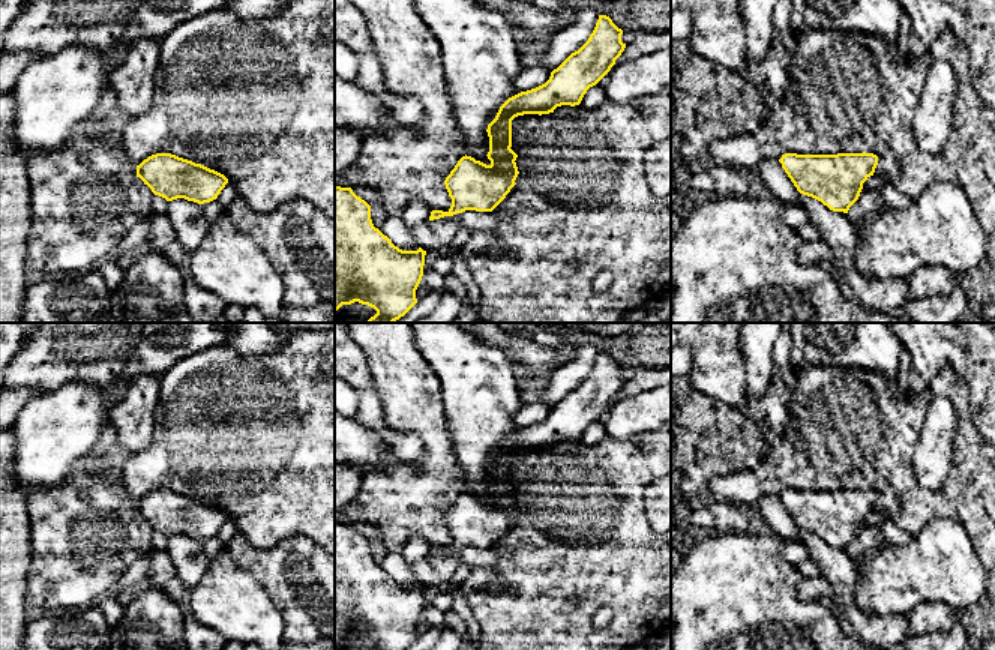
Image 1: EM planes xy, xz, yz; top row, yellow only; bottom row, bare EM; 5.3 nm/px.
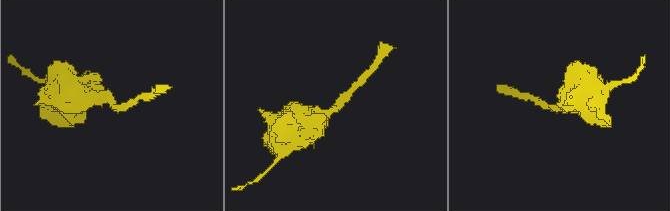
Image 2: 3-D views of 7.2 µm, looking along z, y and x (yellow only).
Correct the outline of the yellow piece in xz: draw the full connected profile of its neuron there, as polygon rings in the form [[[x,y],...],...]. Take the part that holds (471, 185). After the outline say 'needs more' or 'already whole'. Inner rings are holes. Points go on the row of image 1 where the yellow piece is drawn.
[[[599,15],[588,41],[554,69],[545,84],[509,98],[486,129],[491,164],[462,156],[444,180],[450,209],[432,210],[429,221],[465,210],[492,212],[516,185],[519,174],[518,155],[510,149],[512,120],[524,114],[549,114],[561,105],[579,105],[587,90],[611,71],[624,51],[621,35],[623,30],[609,17]]]; already whole

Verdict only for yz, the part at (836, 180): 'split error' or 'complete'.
complete

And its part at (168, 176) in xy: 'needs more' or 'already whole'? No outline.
already whole

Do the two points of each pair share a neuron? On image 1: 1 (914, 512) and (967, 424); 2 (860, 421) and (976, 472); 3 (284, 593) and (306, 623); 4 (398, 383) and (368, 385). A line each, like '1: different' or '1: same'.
1: same
2: same
3: same
4: different

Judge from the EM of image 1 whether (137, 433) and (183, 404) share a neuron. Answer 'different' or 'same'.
different

